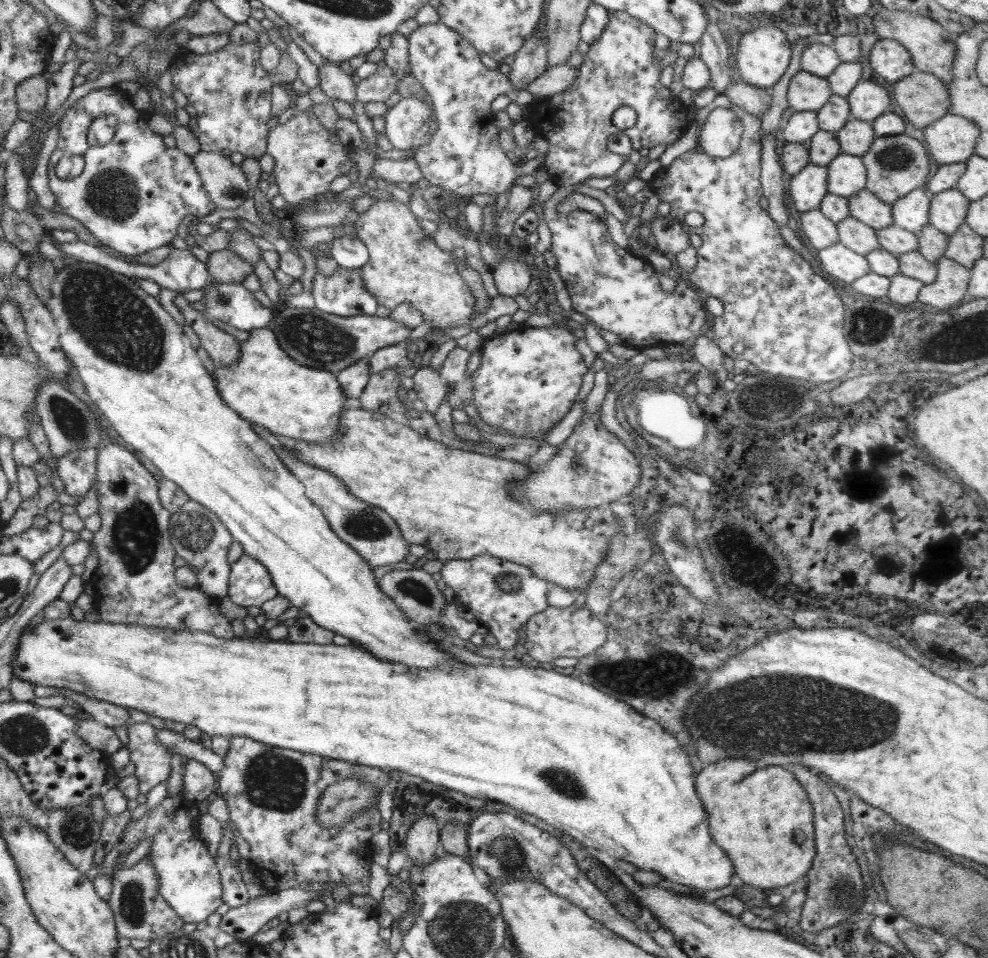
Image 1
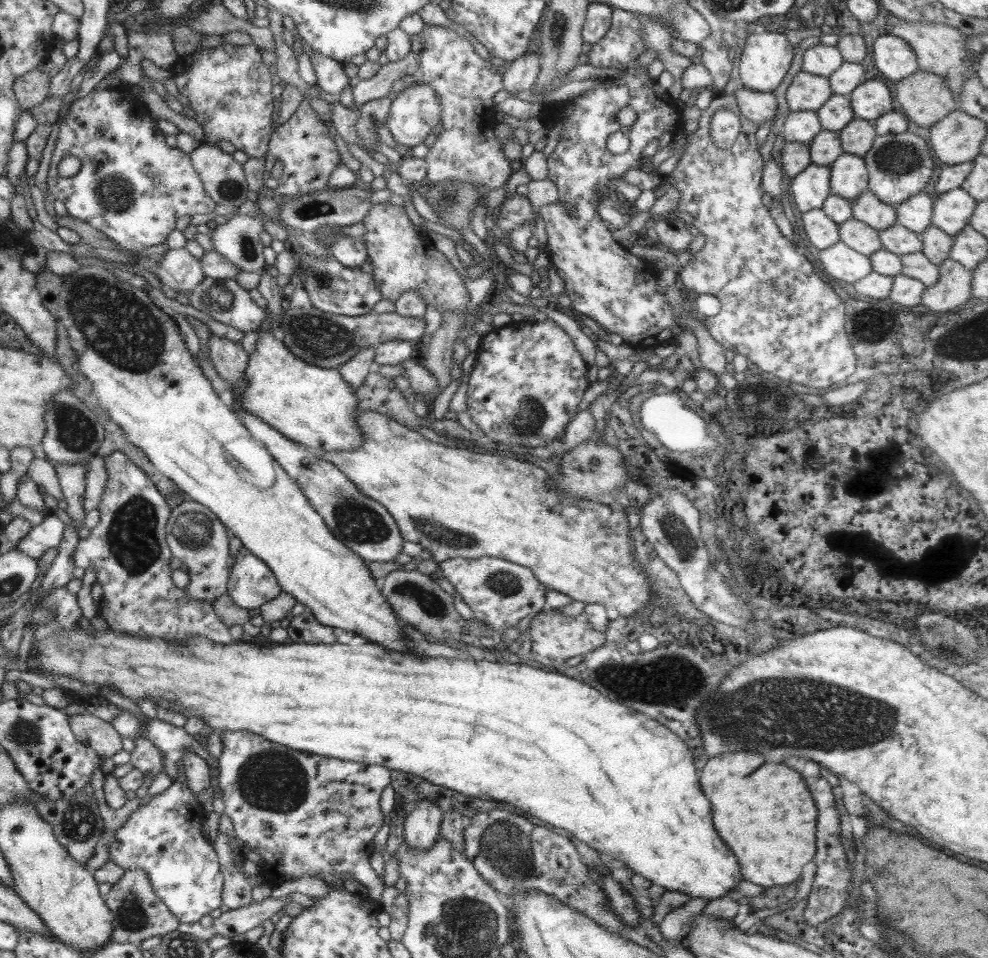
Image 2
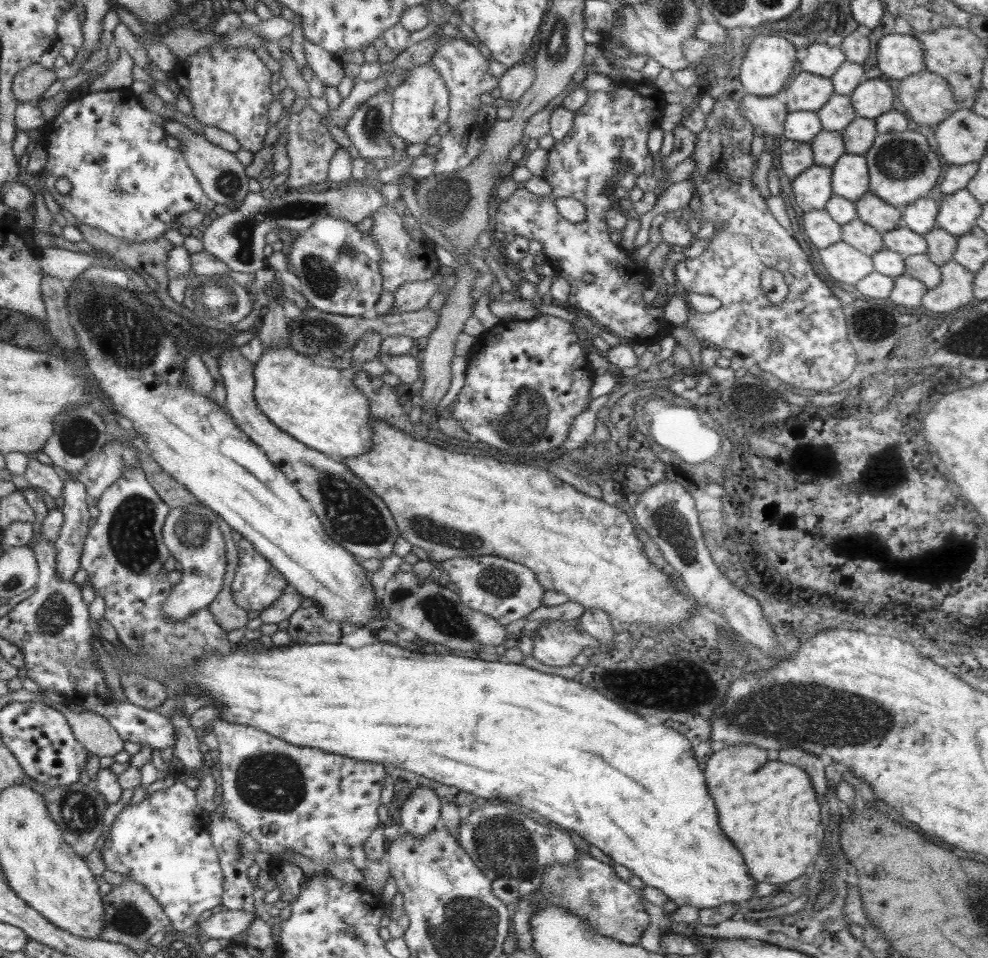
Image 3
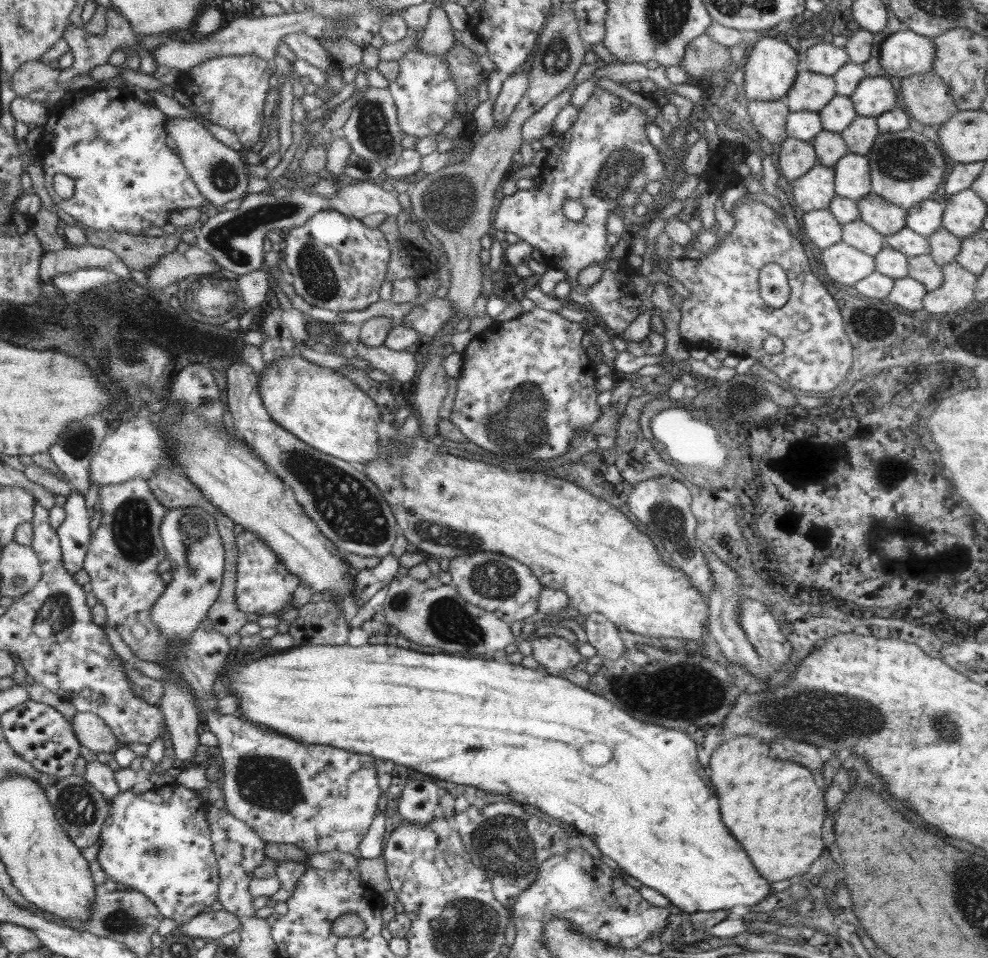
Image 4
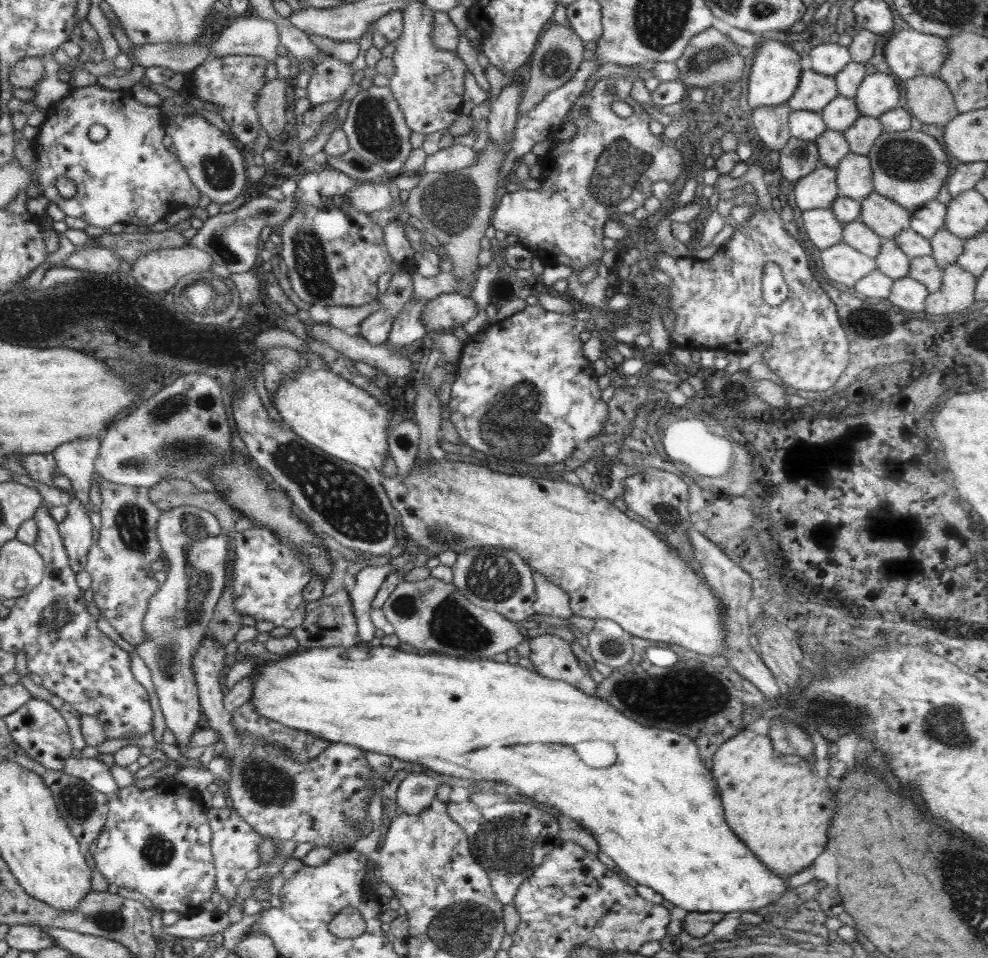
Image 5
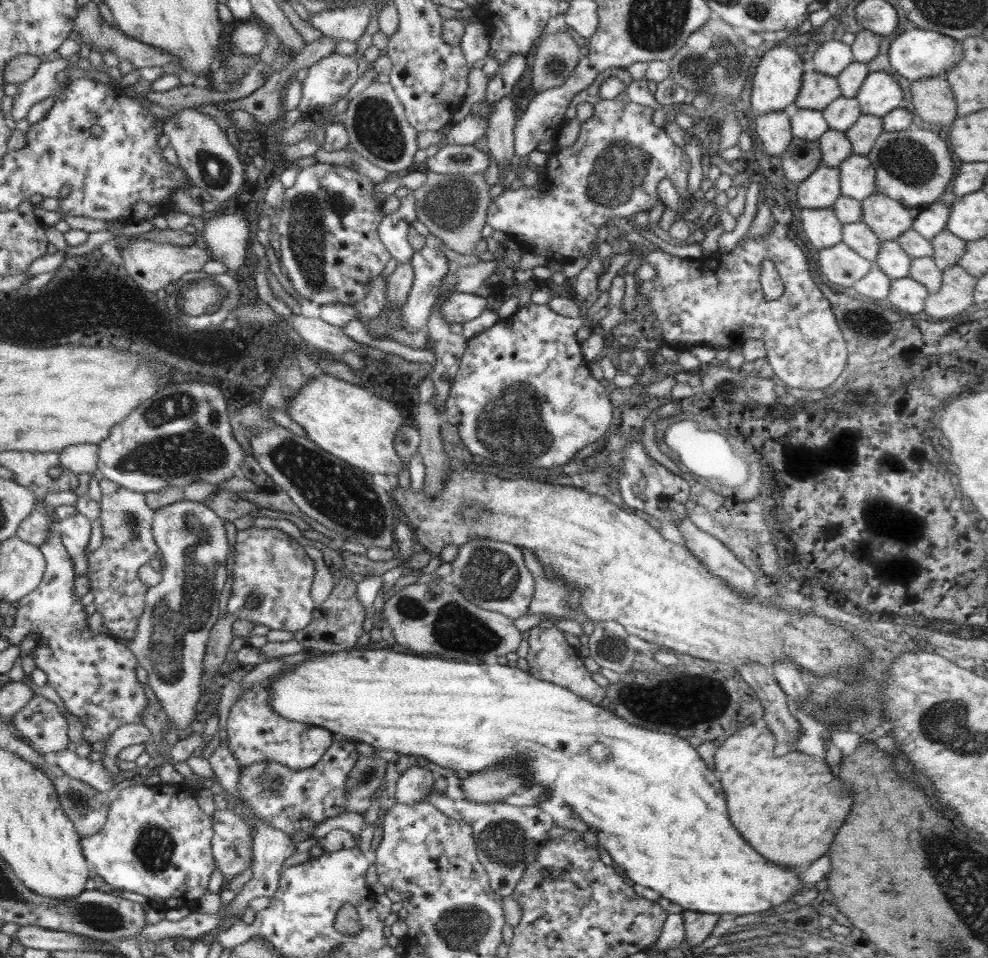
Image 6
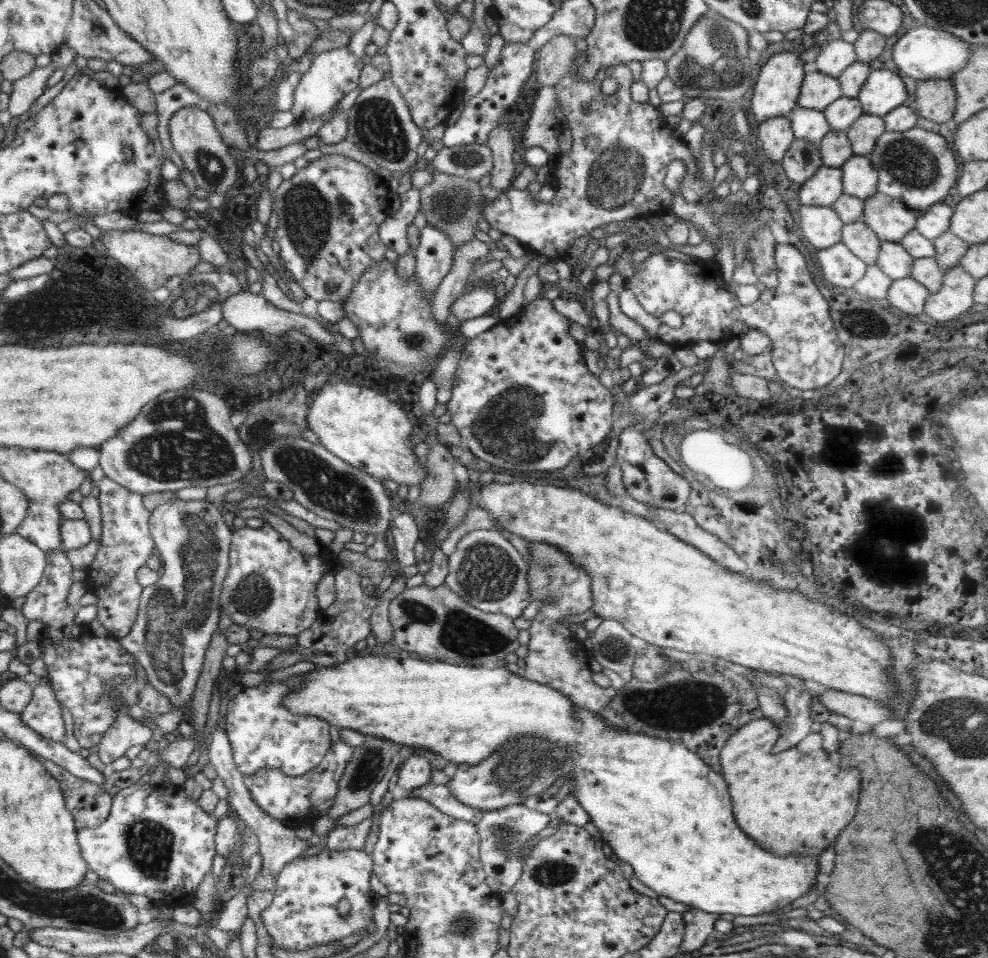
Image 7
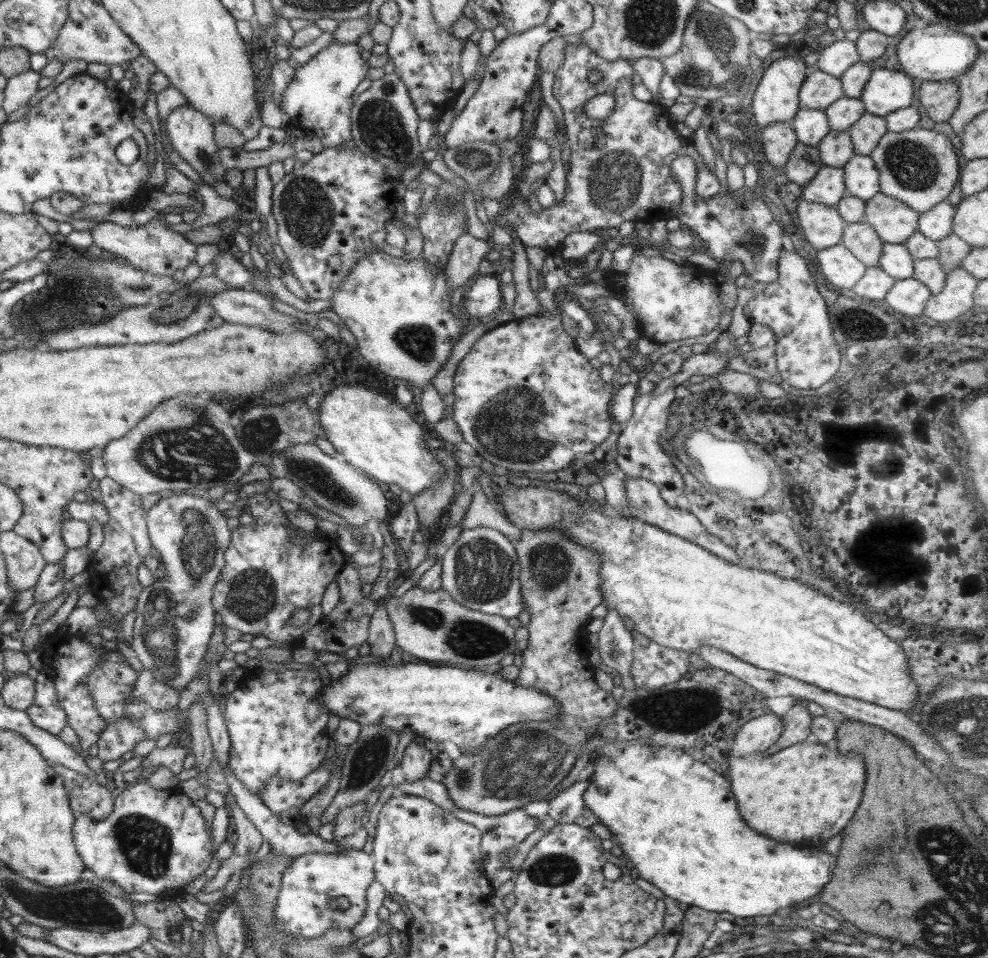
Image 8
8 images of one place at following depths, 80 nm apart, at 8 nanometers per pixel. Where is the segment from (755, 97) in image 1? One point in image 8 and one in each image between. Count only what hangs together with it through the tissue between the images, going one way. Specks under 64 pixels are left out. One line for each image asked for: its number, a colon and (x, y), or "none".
2: (759, 107)
3: (767, 114)
4: (769, 118)
5: (771, 122)
6: (773, 128)
7: (776, 134)
8: (778, 139)

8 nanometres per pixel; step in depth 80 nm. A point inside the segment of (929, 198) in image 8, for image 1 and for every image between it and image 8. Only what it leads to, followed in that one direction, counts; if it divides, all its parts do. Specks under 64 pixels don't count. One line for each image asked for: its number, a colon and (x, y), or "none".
1: (896, 165)
2: (899, 166)
3: (902, 168)
4: (906, 168)
5: (910, 167)
6: (914, 167)
7: (917, 167)

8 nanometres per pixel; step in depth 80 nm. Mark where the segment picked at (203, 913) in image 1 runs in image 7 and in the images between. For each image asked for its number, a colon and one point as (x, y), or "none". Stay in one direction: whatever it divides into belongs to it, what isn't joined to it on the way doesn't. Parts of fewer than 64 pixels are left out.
2: (164, 838)
3: (163, 843)
4: (158, 843)
5: (158, 842)
6: (156, 841)
7: (157, 843)

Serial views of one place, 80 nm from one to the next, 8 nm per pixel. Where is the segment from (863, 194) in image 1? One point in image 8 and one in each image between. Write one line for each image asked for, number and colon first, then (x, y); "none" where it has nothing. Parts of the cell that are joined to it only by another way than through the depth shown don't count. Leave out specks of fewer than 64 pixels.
2: (867, 207)
3: (883, 217)
4: (886, 218)
5: (885, 218)
6: (888, 219)
7: (889, 219)
8: (894, 222)

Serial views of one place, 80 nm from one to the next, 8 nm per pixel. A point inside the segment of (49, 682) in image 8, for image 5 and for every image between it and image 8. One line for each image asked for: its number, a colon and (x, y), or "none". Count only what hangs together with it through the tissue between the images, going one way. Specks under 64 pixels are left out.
5: (39, 729)
6: (39, 722)
7: (43, 714)

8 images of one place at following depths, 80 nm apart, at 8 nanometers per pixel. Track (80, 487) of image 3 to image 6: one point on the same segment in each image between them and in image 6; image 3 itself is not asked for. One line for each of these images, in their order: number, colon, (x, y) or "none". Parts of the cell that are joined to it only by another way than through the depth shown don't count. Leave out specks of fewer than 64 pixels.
4: (74, 534)
5: (76, 531)
6: (75, 531)

